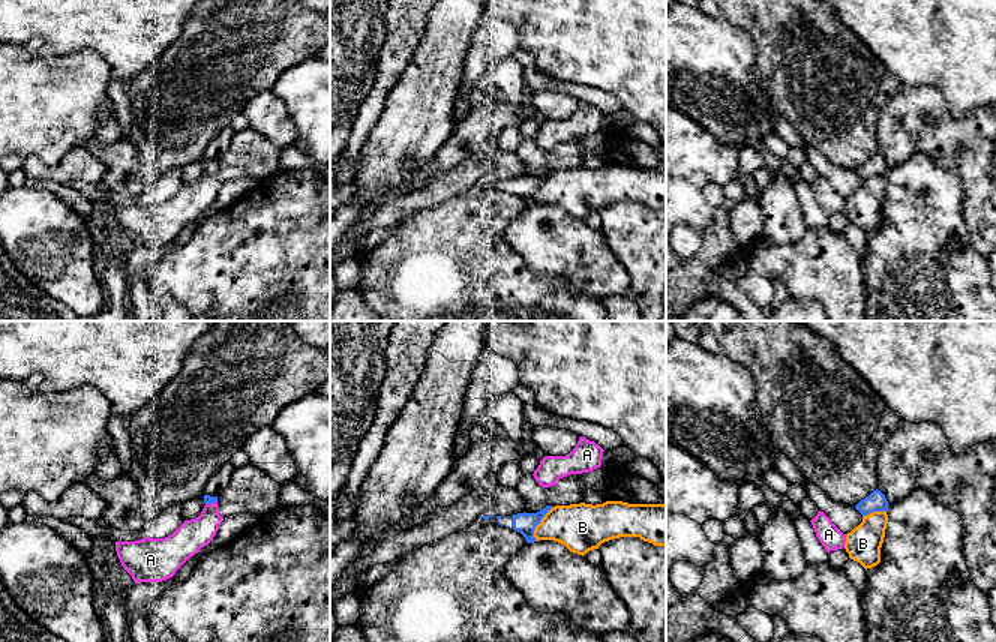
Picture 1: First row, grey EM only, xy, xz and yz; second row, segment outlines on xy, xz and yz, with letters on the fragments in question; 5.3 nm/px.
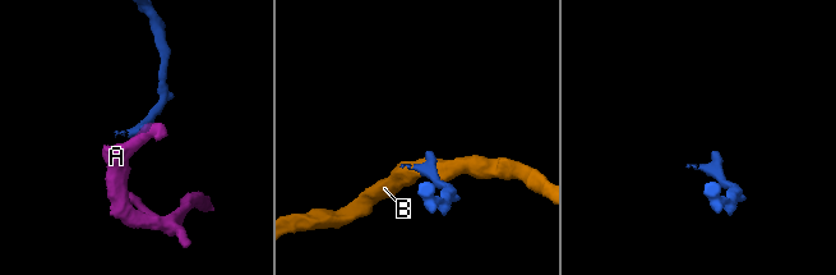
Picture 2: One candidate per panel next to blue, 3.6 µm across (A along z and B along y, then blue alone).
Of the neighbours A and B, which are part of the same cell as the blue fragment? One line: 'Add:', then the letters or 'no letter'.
Add: A

